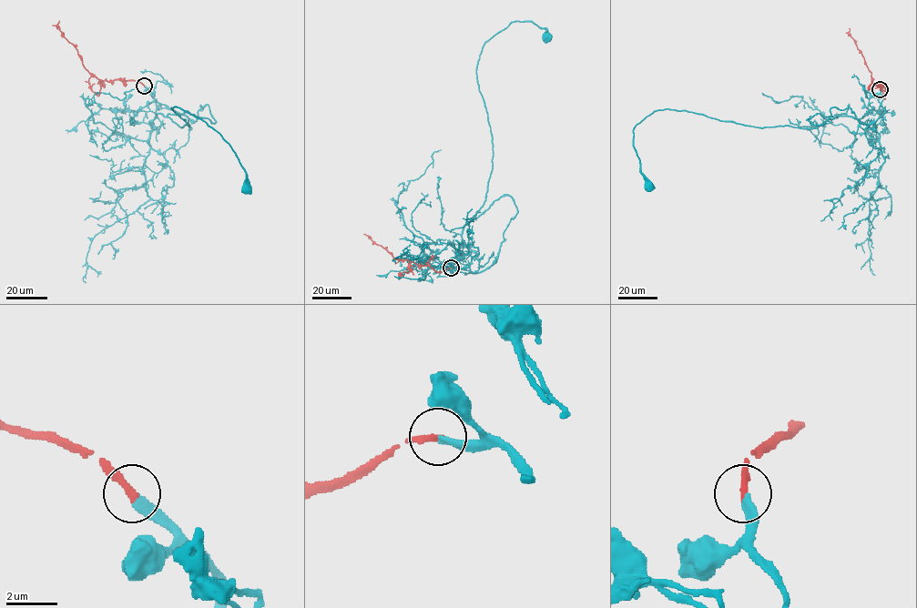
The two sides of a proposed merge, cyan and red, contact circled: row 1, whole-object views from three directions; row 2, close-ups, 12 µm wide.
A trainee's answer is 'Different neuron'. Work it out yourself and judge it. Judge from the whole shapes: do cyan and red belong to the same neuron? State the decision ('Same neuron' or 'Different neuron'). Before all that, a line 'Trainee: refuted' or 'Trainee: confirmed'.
Trainee: refuted
Same neuron

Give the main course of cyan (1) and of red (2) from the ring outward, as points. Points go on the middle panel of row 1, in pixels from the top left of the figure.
1: (450, 268), (461, 268), (463, 227), (492, 170), (476, 73), (483, 44), (516, 21), (546, 37)
2: (450, 268), (436, 271), (428, 266), (395, 259), (363, 234)

